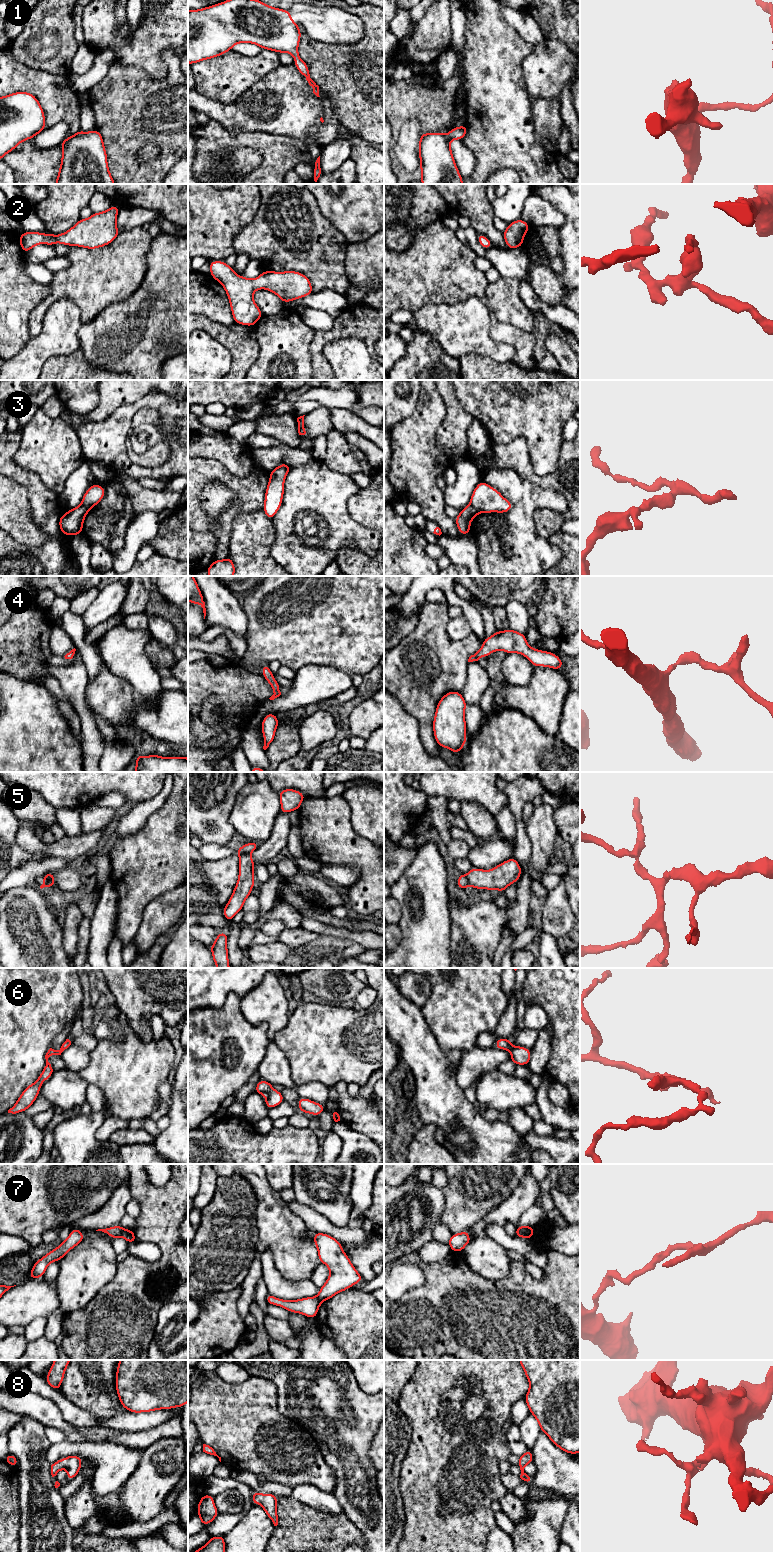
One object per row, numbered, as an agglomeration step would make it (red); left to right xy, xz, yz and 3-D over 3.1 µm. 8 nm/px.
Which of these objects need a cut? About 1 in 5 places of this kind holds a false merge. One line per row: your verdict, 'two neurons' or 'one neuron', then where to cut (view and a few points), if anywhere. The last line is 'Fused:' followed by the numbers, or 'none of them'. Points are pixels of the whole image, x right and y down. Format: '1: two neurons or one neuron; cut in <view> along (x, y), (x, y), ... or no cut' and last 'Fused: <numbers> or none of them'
1: one neuron; no cut
2: one neuron; no cut
3: two neurons; cut in yz along (470, 504), (479, 512)
4: one neuron; no cut
5: two neurons; cut in yz along (465, 875), (469, 885)
6: one neuron; no cut
7: two neurons; cut in xy along (124, 1229), (120, 1235)
8: one neuron; no cut
Fused: 3, 5, 7

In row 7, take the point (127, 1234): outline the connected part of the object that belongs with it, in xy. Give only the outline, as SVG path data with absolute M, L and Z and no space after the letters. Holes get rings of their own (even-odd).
M124 1229L121 1234L121 1237L123 1237L128 1244L131 1242L137 1242L137 1239L135 1237L133 1230L130 1230L130 1229Z

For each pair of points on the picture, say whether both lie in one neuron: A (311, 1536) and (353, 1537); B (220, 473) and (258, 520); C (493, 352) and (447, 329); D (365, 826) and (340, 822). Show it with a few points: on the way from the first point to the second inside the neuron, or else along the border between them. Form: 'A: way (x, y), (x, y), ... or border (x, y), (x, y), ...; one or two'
A: way (321, 1536), (343, 1536); one
B: border (262, 508), (248, 512), (239, 511), (232, 525); two
C: way (482, 344), (466, 329), (458, 329); one
D: border (346, 801), (351, 811), (352, 829), (368, 840); two

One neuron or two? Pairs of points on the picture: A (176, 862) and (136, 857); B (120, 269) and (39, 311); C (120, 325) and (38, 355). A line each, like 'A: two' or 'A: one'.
A: one
B: one
C: two

